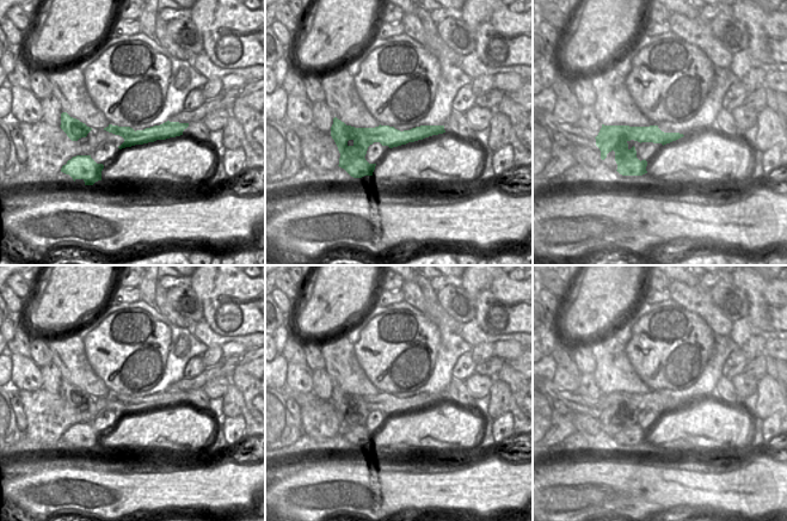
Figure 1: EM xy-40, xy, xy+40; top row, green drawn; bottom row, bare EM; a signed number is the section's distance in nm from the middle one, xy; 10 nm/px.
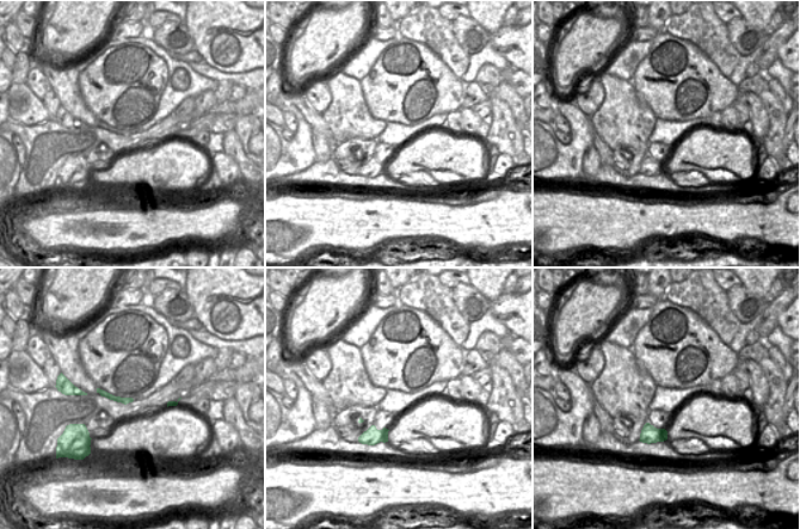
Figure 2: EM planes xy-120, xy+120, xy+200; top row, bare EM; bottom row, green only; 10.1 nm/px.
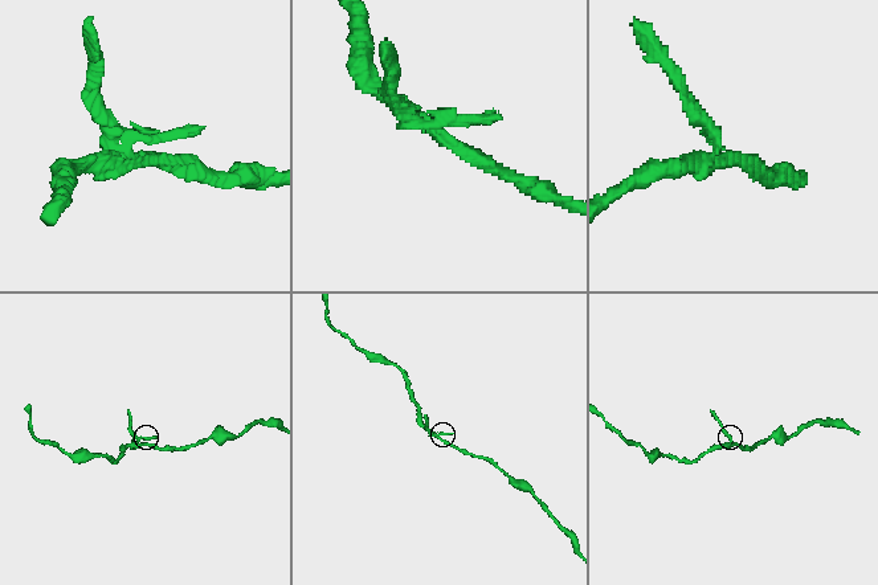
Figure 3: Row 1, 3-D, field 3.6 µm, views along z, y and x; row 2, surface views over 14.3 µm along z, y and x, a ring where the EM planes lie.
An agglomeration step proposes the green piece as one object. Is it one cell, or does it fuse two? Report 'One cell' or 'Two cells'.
Two cells

